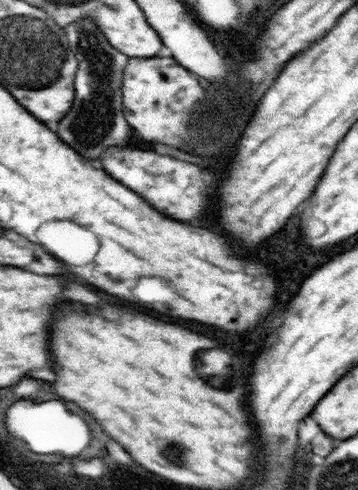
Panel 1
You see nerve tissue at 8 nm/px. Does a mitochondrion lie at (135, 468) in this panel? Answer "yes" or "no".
no

